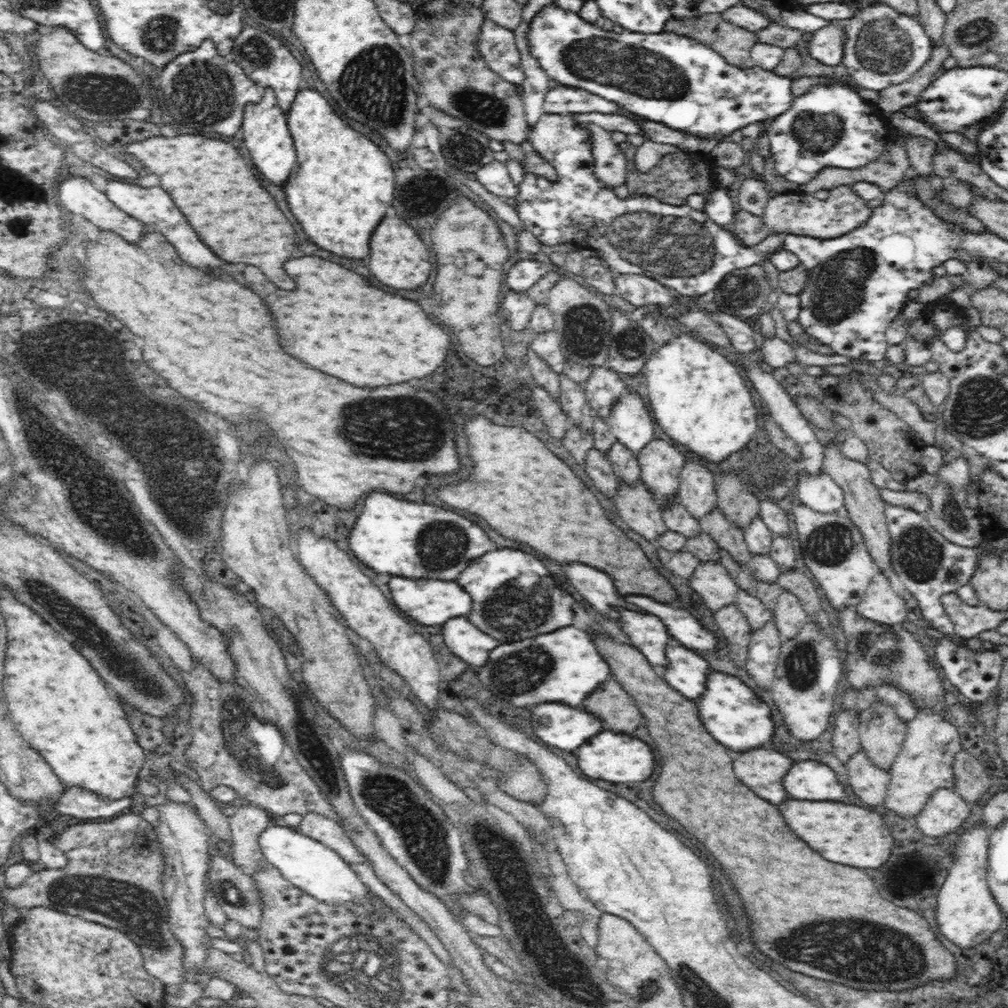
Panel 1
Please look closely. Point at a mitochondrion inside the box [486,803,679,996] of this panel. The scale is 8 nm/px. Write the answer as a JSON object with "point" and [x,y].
{"point":[530,909]}

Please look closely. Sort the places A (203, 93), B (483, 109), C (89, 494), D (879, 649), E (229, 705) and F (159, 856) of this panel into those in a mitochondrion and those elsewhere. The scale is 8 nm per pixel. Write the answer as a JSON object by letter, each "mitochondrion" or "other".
{"A":"mitochondrion","B":"mitochondrion","C":"mitochondrion","D":"mitochondrion","E":"mitochondrion","F":"other"}

